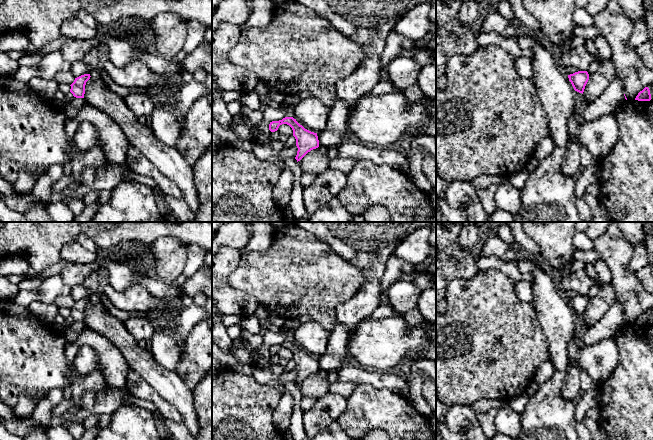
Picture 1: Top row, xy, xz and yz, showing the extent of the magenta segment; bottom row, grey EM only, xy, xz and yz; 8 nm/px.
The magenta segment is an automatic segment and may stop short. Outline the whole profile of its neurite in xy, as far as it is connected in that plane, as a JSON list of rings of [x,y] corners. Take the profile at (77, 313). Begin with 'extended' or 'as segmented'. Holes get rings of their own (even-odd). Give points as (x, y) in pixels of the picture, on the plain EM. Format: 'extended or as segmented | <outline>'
as segmented | [[[84,298],[75,302],[74,306],[70,309],[70,316],[76,322],[84,322],[85,318],[85,309],[86,306],[90,303],[90,298]]]

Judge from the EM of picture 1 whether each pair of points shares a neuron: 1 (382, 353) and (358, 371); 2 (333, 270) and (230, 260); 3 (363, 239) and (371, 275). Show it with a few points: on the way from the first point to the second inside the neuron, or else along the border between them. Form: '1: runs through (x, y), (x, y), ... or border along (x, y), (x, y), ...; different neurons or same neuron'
1: border along (360, 365), (366, 368); different neurons
2: border along (242, 254), (239, 265), (229, 275), (228, 282); different neurons
3: runs through (369, 248), (371, 266); same neuron

